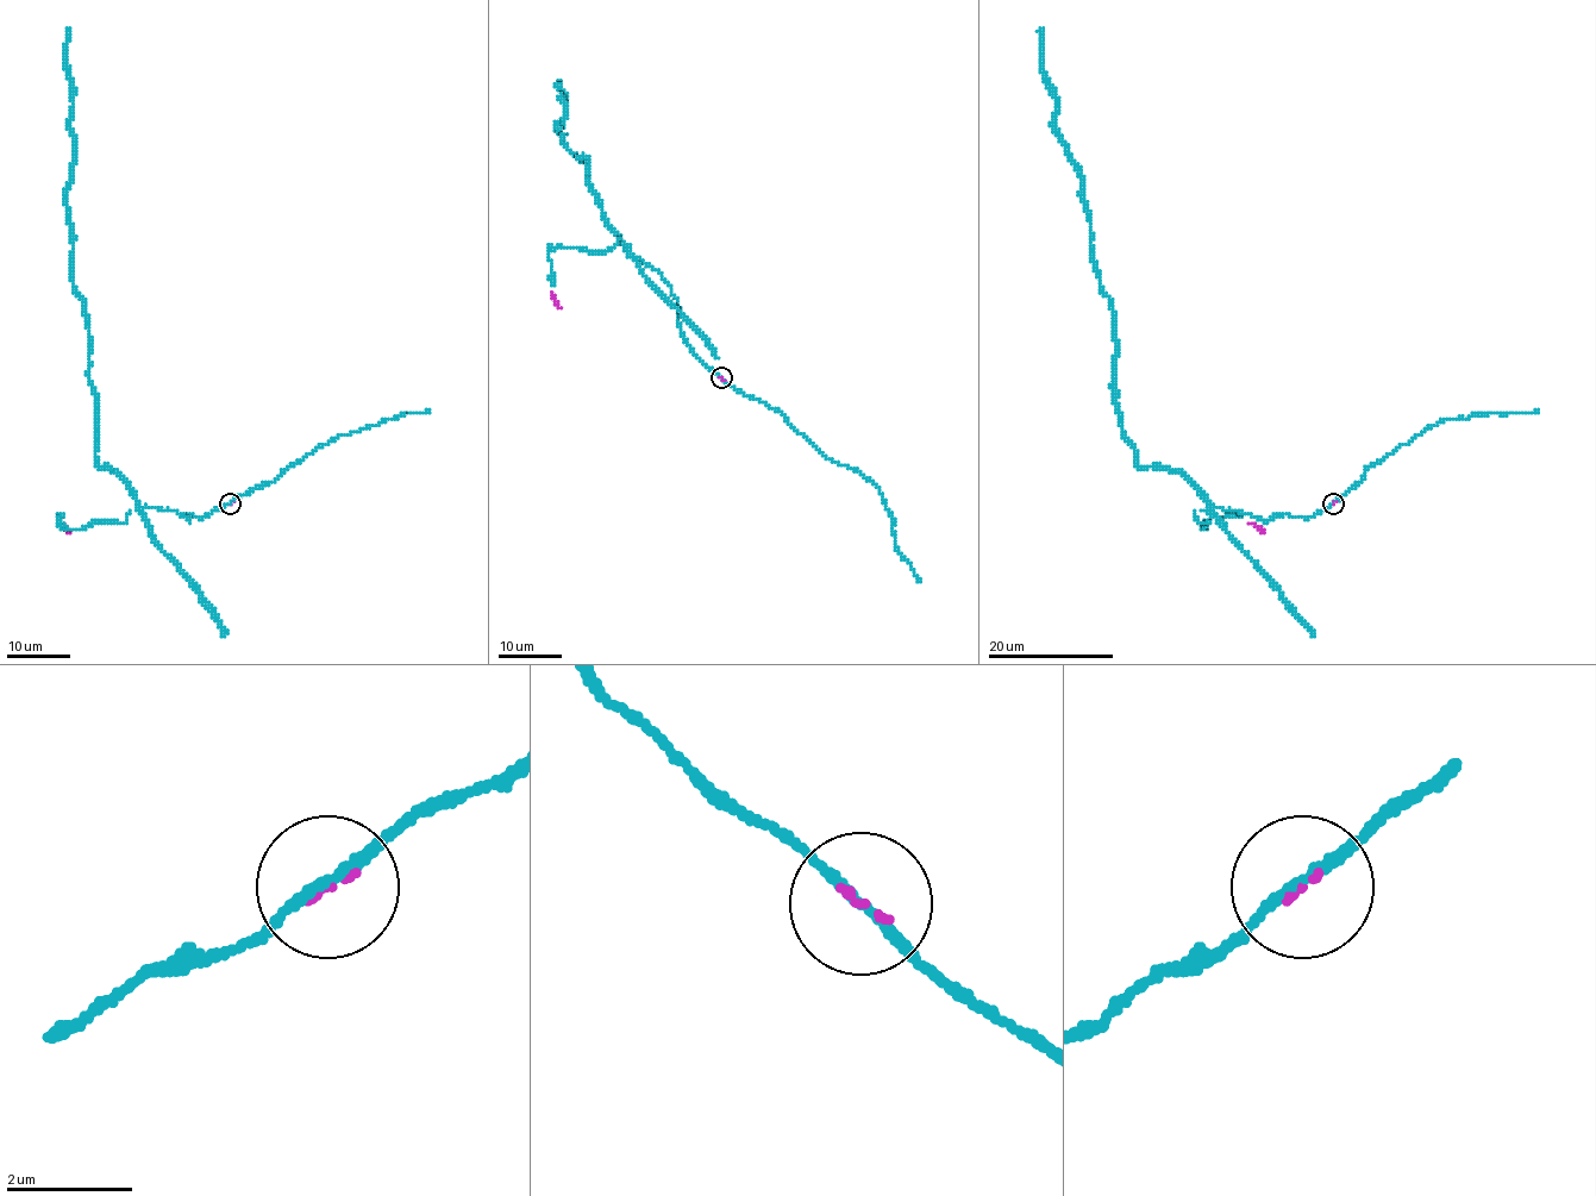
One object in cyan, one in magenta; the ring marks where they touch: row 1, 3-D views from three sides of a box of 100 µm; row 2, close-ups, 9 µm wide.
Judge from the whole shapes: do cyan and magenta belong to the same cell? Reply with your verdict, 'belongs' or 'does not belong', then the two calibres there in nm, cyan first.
belongs | 150/90 nm

